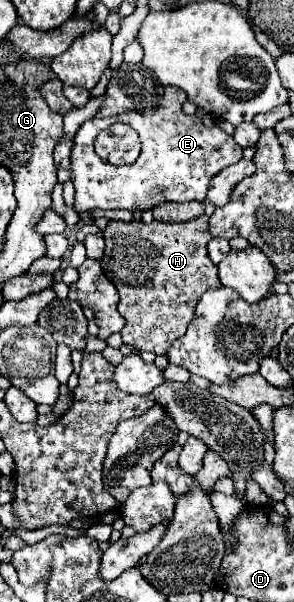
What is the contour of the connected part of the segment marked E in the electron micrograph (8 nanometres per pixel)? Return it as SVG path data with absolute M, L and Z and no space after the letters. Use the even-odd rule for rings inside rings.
M167 86L161 106L155 114L129 112L111 118L87 120L77 130L71 150L71 182L75 186L73 208L77 212L87 212L93 208L119 208L141 212L147 208L155 208L163 202L205 200L211 178L223 168L239 162L243 158L243 148L233 140L233 136L225 134L221 128L205 128L197 116L183 114L181 106L185 100L185 92ZM113 122L125 122L139 134L141 154L133 162L133 166L113 168L109 162L103 162L93 152L93 140L101 132L101 126L111 126Z

